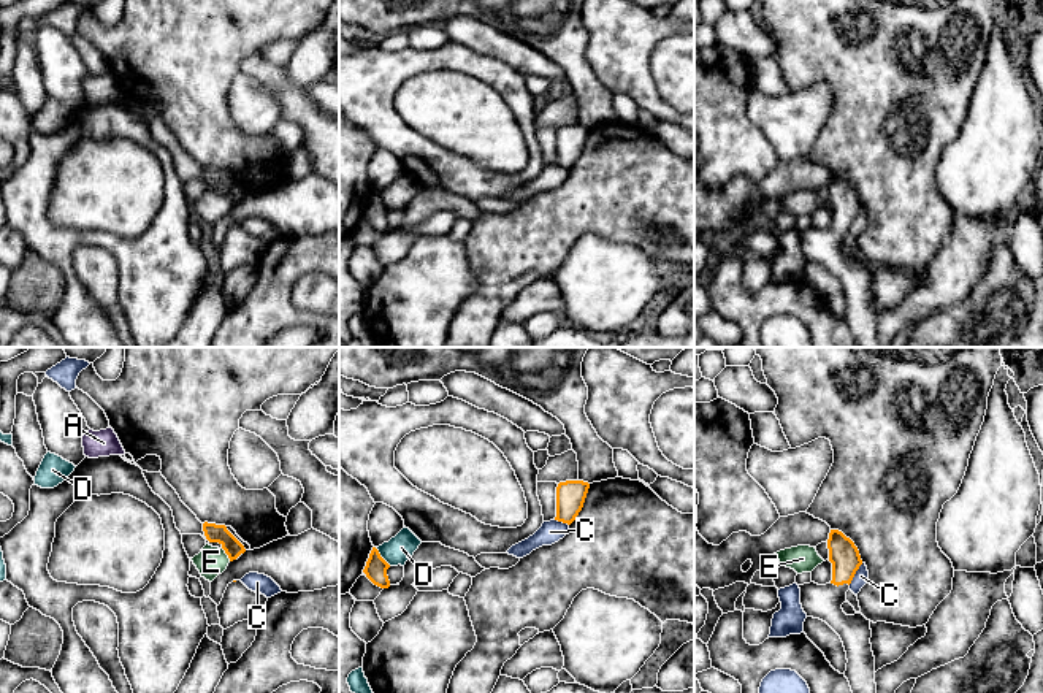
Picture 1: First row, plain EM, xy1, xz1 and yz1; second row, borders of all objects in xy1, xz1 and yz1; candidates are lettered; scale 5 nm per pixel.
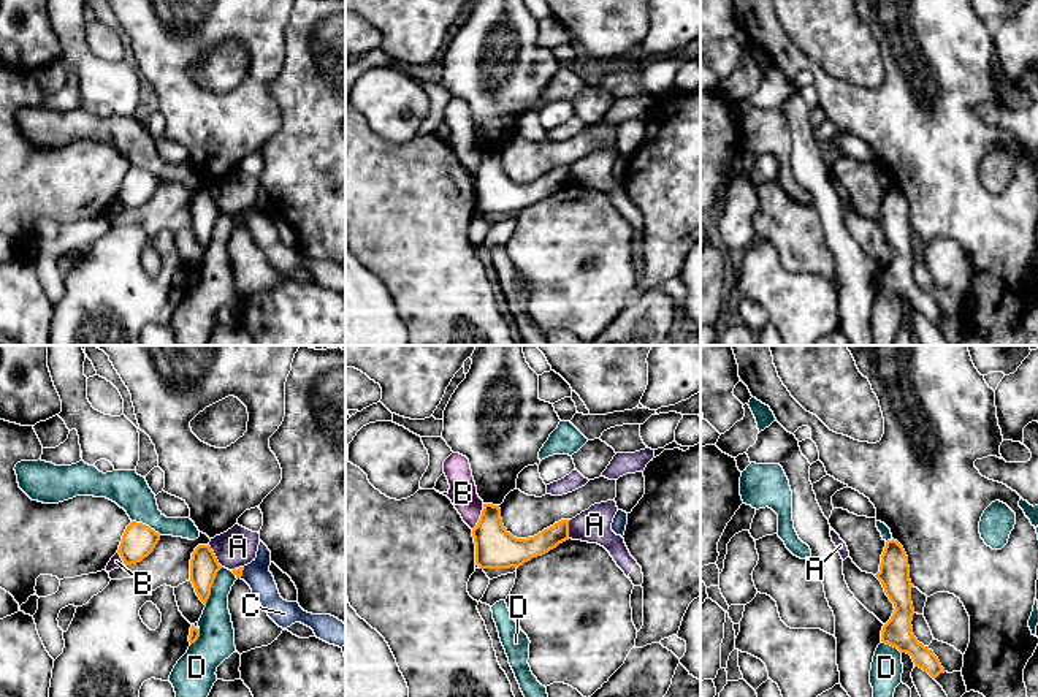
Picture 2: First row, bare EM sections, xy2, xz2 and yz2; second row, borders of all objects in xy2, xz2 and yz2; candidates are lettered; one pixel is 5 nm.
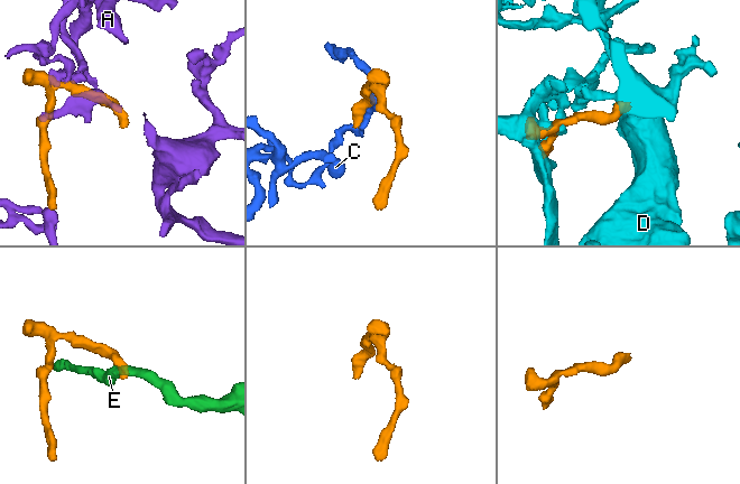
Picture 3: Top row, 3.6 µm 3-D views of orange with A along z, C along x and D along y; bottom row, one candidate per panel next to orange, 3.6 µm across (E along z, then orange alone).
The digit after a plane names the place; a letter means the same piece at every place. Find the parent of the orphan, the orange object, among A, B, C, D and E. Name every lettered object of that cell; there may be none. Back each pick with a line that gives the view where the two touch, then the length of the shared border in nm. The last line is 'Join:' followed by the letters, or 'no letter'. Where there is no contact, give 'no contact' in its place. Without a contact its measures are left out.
Join: no letter

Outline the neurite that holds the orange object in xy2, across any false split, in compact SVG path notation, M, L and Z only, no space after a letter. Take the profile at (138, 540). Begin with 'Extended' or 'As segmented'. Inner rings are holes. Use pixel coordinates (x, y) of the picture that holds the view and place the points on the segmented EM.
As segmented. M132 521L120 540L117 553L125 566L141 562L160 540L160 534L143 523Z

